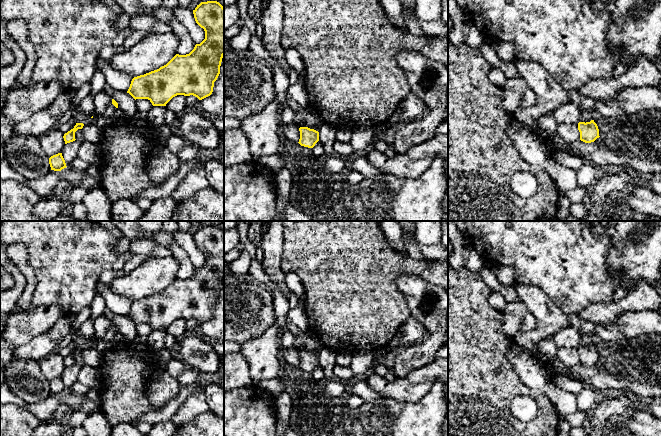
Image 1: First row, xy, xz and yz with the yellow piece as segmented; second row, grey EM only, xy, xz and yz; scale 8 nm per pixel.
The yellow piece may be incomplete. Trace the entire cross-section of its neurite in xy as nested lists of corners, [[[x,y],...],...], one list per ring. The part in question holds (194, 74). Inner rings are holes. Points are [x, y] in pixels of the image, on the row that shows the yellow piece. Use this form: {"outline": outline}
{"outline": [[[217,1],[201,2],[193,14],[196,23],[205,31],[205,39],[189,54],[176,54],[159,69],[134,77],[127,93],[135,100],[148,99],[153,106],[166,106],[177,95],[193,95],[202,100],[212,94],[224,56],[224,7]]]}

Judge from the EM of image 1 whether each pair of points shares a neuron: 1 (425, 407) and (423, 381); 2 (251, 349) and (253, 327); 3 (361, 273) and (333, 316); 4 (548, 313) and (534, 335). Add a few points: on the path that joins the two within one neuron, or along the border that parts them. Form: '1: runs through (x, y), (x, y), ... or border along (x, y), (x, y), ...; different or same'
1: border along (437, 379), (418, 400), (401, 402); different
2: border along (272, 325), (243, 344); different
3: runs through (350, 284), (350, 299), (344, 305); same
4: runs through (548, 318), (548, 321), (539, 330); same

